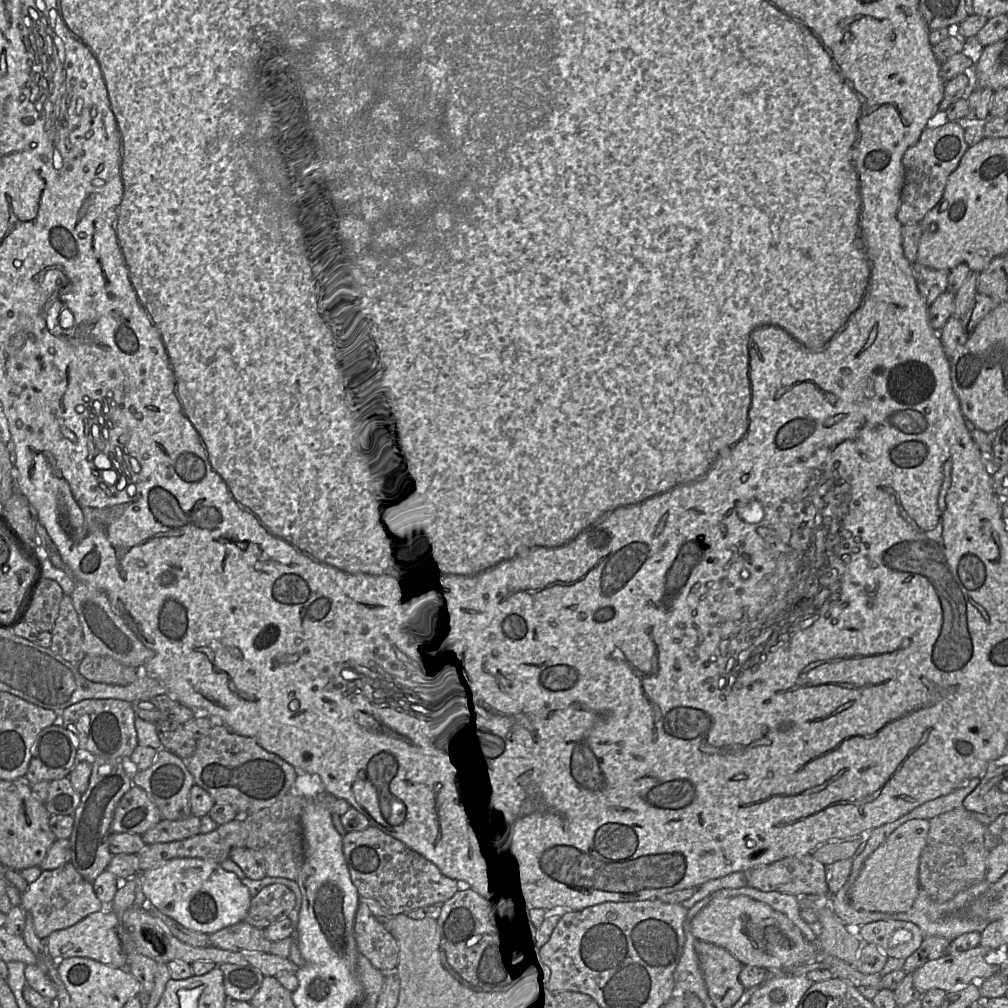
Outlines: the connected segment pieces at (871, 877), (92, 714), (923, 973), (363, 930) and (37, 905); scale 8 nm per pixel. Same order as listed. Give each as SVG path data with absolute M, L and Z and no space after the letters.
M912 819L895 829L868 858L854 855L850 876L837 893L847 893L850 905L856 910L894 914L910 909L919 891L919 861L928 832L929 820Z
M85 699L72 704L61 711L61 724L71 732L77 748L104 759L122 759L130 757L138 746L137 732L134 725L135 713L131 703L119 699Z
M981 945L957 954L946 953L918 968L913 974L913 985L919 994L935 988L949 992L973 982L979 983L981 980L990 977L999 970L1002 961L1002 954Z
M359 901L354 920L357 949L386 976L395 972L399 947L393 935L374 917L365 903Z
M71 862L54 870L42 871L39 878L30 883L27 890L23 892L20 906L31 915L36 935L42 940L45 940L54 931L68 928L88 915L104 910L103 904L94 892L92 883L84 879Z

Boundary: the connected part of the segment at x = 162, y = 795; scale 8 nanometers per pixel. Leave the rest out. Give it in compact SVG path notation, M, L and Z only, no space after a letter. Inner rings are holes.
M161 748L156 753L153 764L146 770L137 771L132 778L132 785L142 788L158 808L161 818L181 820L192 815L189 805L189 792L195 784L191 773L182 760L168 750Z

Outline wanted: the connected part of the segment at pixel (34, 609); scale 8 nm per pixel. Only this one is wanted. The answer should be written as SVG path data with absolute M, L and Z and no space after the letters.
M43 578L35 592L25 621L39 632L51 632L58 617L63 596L63 590L56 581Z

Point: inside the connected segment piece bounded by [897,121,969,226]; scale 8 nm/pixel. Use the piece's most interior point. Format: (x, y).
(928, 164)

